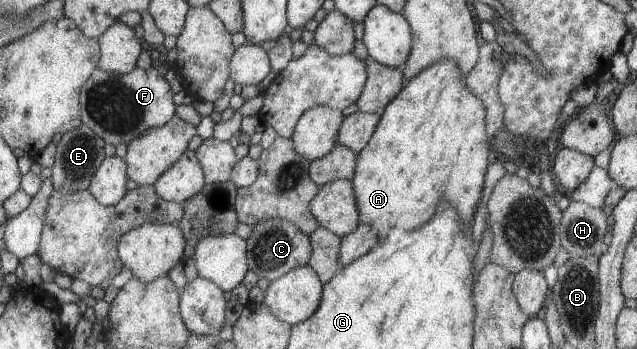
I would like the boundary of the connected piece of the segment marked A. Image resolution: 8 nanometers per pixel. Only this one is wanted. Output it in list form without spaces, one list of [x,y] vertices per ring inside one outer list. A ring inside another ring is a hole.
[[[443,58],[442,61],[435,62],[433,66],[429,66],[429,68],[422,70],[421,73],[405,82],[405,88],[398,94],[398,97],[383,109],[382,121],[378,122],[378,128],[375,129],[370,144],[361,150],[361,152],[357,152],[357,172],[351,180],[353,182],[355,195],[358,198],[358,210],[362,214],[361,222],[371,224],[371,228],[373,228],[373,230],[377,232],[377,236],[379,236],[379,241],[381,238],[385,238],[393,228],[415,230],[415,228],[419,228],[421,224],[427,224],[427,222],[434,217],[433,212],[437,210],[437,204],[443,201],[451,202],[451,206],[455,207],[455,210],[459,210],[459,214],[463,216],[463,218],[461,218],[463,222],[470,222],[473,219],[475,208],[477,208],[477,204],[481,202],[481,196],[484,196],[483,182],[485,182],[485,170],[487,170],[487,166],[490,166],[489,152],[493,152],[489,150],[486,114],[486,103],[467,86],[463,72],[459,70],[459,66],[455,63],[453,58]]]

